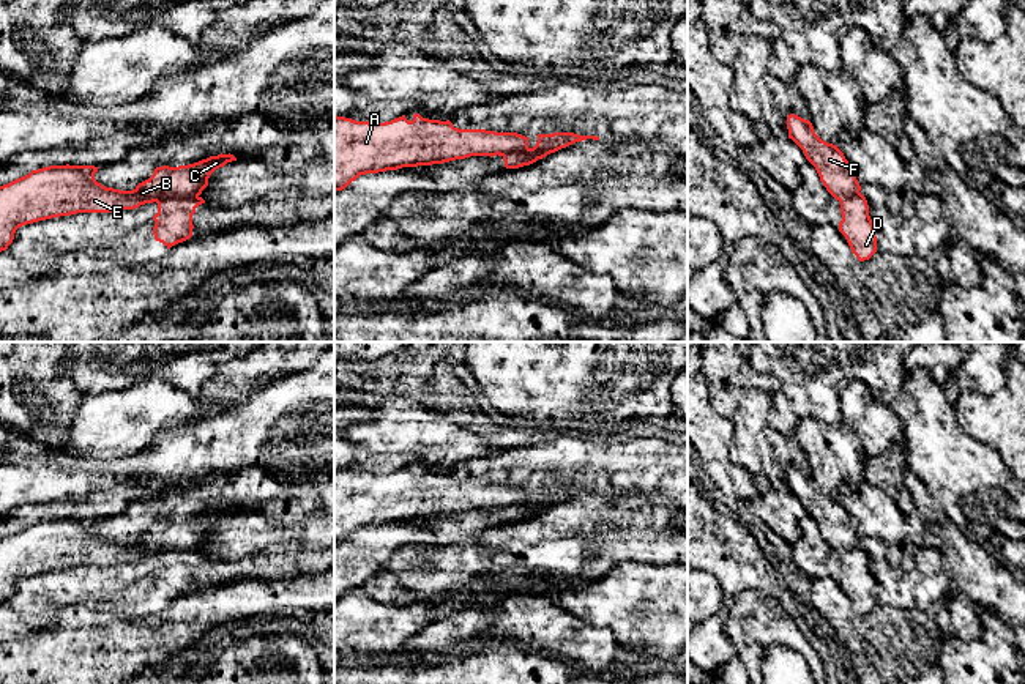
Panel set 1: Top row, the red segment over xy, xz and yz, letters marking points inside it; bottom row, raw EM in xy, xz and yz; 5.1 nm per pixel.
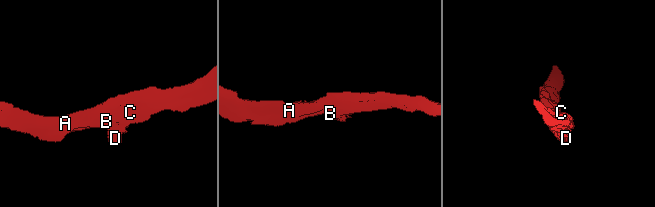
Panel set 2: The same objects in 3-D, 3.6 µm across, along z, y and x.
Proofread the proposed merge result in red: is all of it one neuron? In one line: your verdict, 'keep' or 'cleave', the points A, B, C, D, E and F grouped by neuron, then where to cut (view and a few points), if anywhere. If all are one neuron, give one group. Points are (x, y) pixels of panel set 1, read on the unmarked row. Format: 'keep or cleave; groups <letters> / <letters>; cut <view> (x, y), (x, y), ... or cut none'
cleave; groups A B C E F / D; cut xz (560, 500), (546, 497), (543, 500), (508, 505), (503, 509)

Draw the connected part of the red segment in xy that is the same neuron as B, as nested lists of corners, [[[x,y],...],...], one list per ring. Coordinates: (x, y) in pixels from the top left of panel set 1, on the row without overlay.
[[[218,507],[194,517],[178,520],[156,520],[153,528],[139,536],[132,544],[106,541],[95,533],[99,520],[95,519],[49,519],[32,523],[8,537],[0,539],[0,605],[6,604],[19,580],[60,569],[77,566],[115,566],[134,563],[145,556],[153,556],[162,550],[199,550],[208,539],[210,528],[237,514],[233,507]]]

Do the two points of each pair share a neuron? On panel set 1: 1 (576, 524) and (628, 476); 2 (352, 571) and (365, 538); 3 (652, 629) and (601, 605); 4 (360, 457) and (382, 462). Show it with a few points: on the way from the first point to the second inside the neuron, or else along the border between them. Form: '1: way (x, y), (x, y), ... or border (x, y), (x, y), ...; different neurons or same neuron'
1: border (648, 492), (625, 492), (612, 498); different neurons
2: way (354, 563), (365, 552), (365, 546); same neuron
3: way (639, 620), (620, 605), (614, 605); same neuron
4: way (365, 462), (377, 462); same neuron

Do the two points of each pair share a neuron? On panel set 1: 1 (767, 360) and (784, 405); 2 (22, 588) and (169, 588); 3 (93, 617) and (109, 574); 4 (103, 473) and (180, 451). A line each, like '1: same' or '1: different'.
1: same
2: same
3: different
4: different

